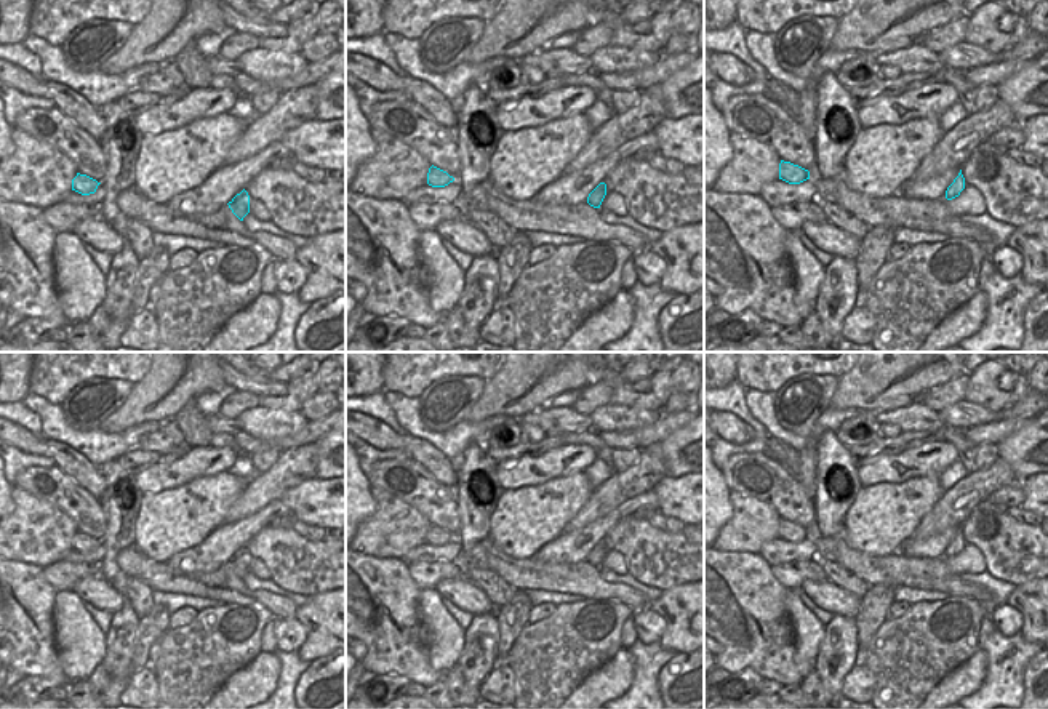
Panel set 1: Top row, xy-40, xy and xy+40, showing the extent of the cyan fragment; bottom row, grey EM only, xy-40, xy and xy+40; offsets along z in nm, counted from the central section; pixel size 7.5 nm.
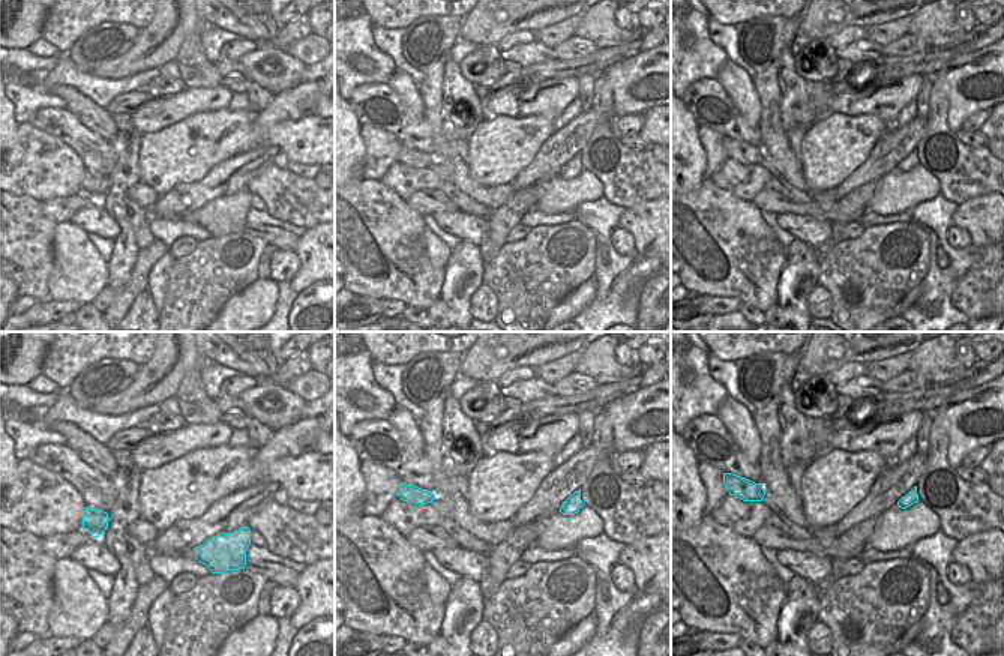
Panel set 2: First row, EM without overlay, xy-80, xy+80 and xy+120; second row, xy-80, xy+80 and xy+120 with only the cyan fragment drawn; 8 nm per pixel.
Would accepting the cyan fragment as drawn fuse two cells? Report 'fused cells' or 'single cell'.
fused cells

